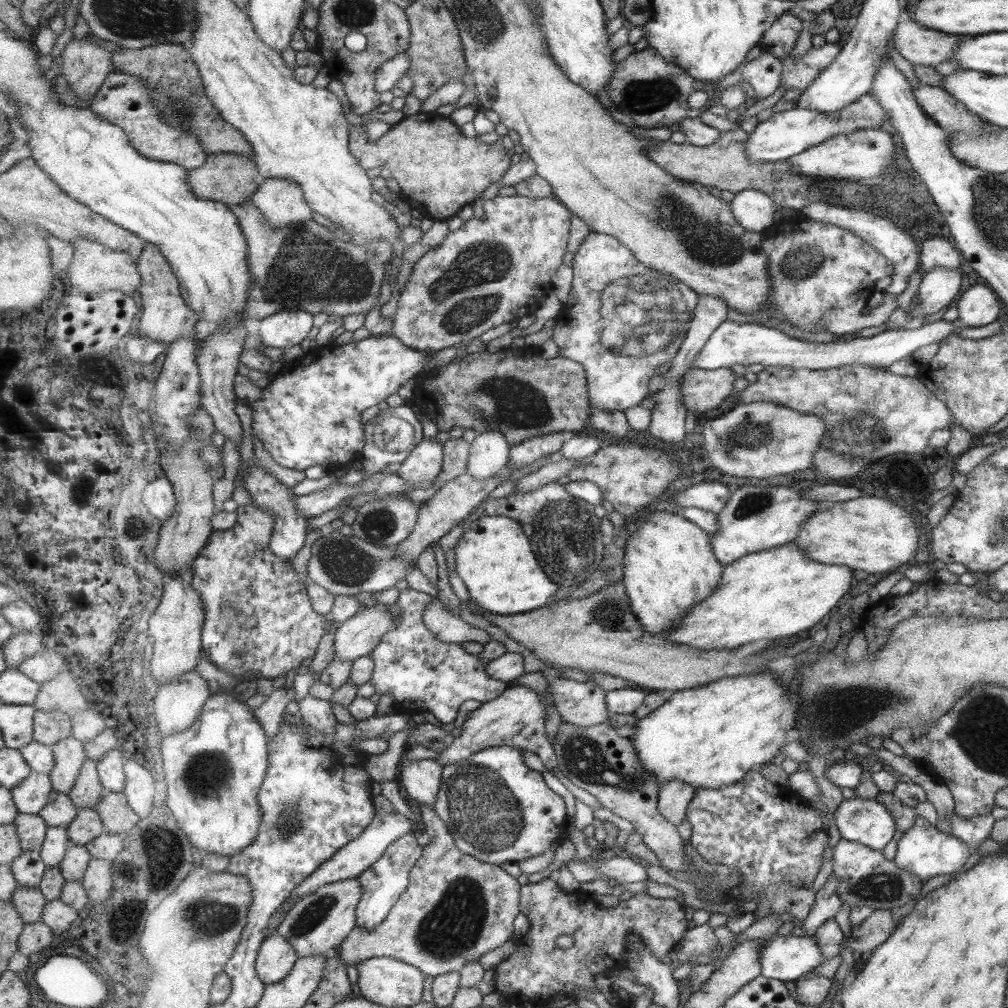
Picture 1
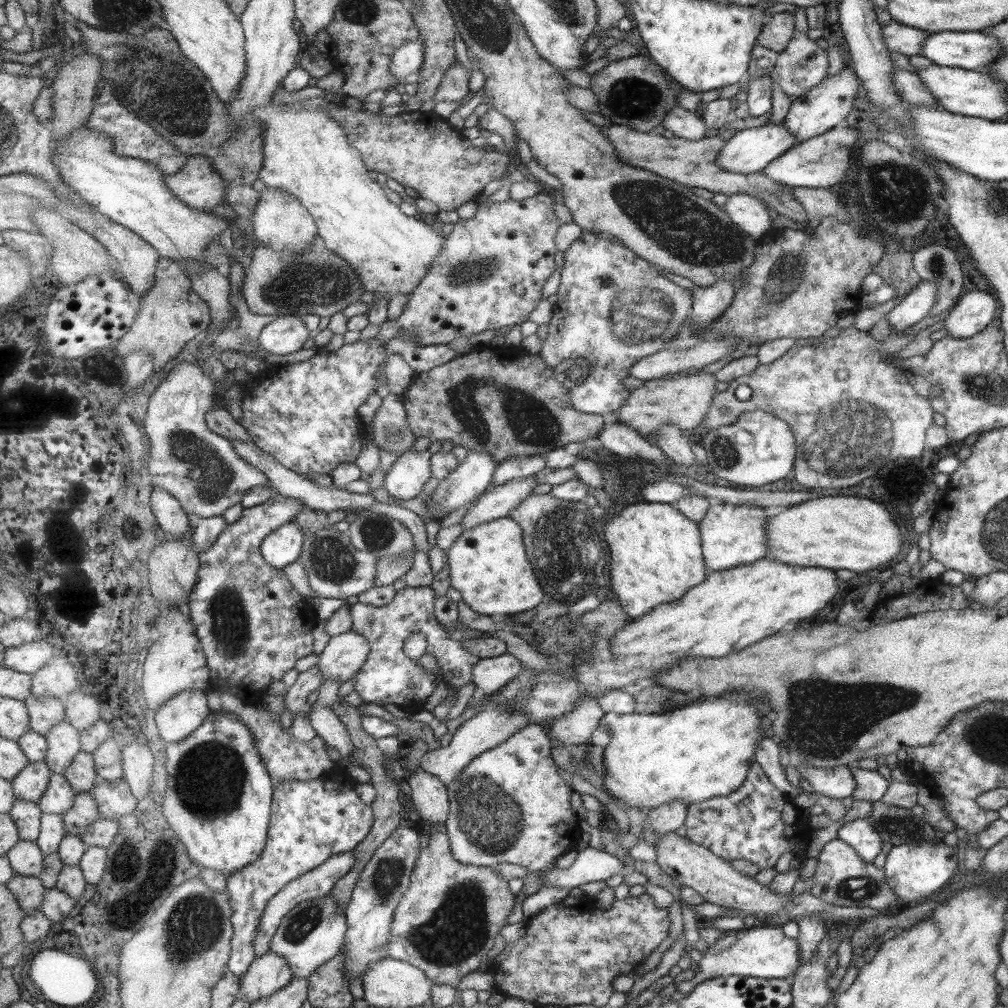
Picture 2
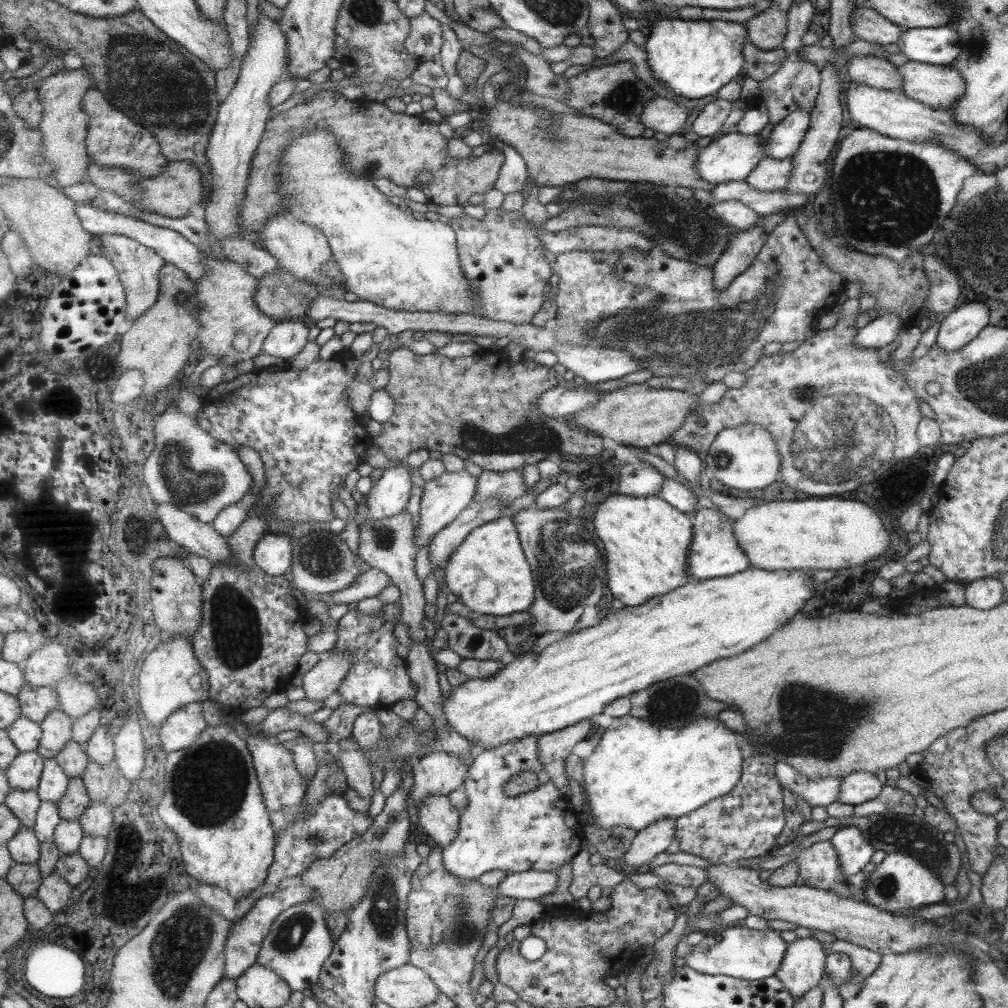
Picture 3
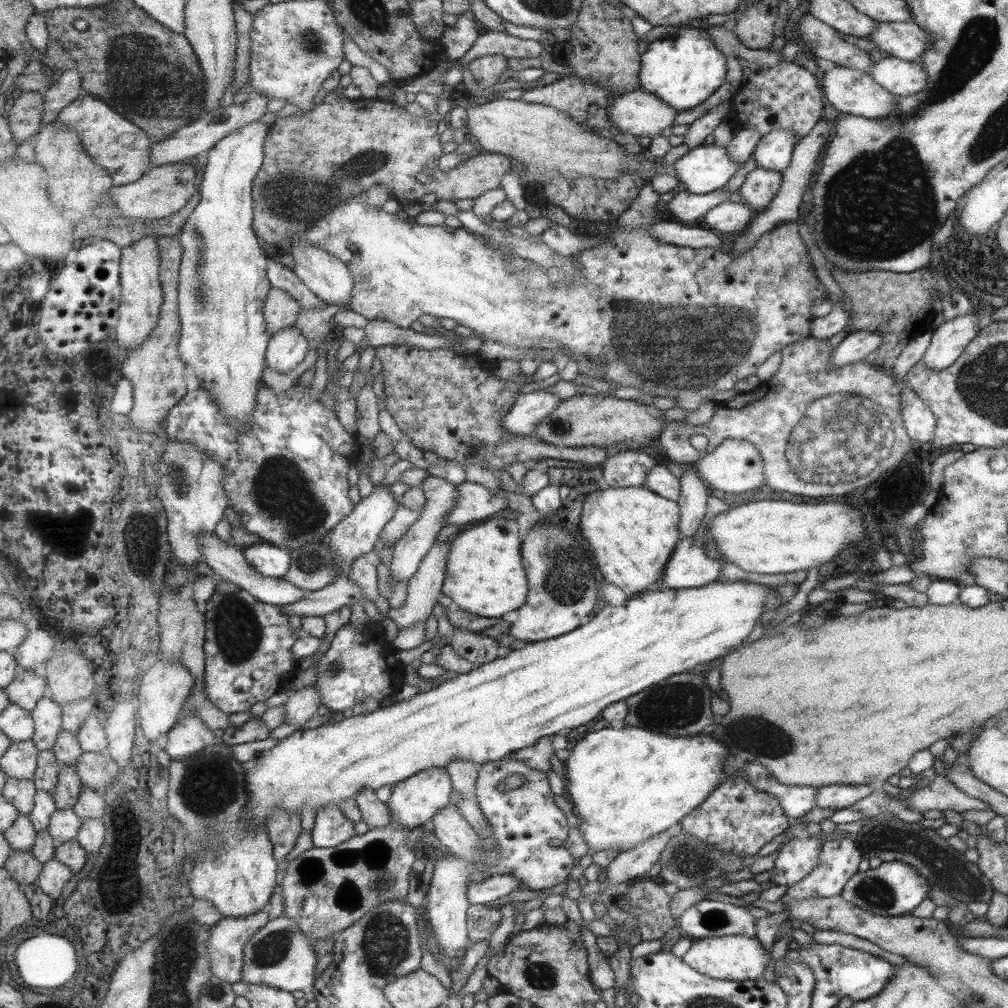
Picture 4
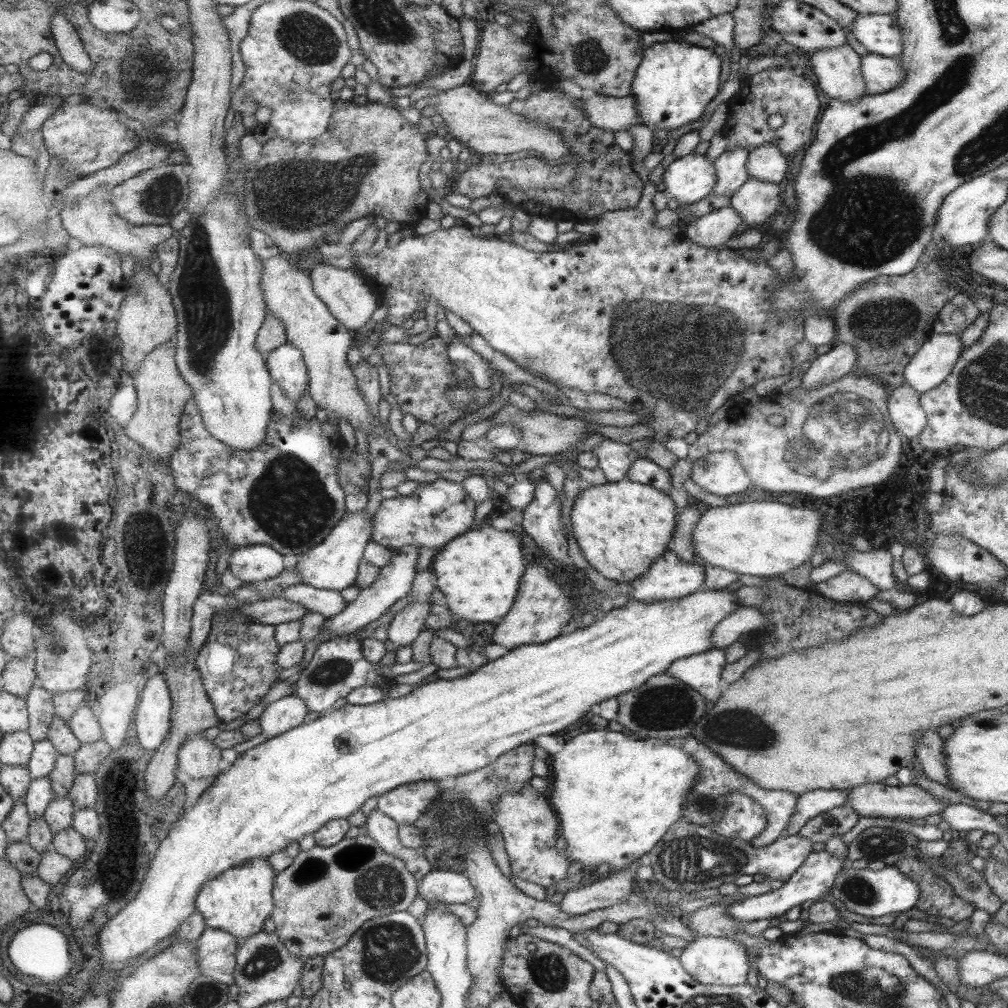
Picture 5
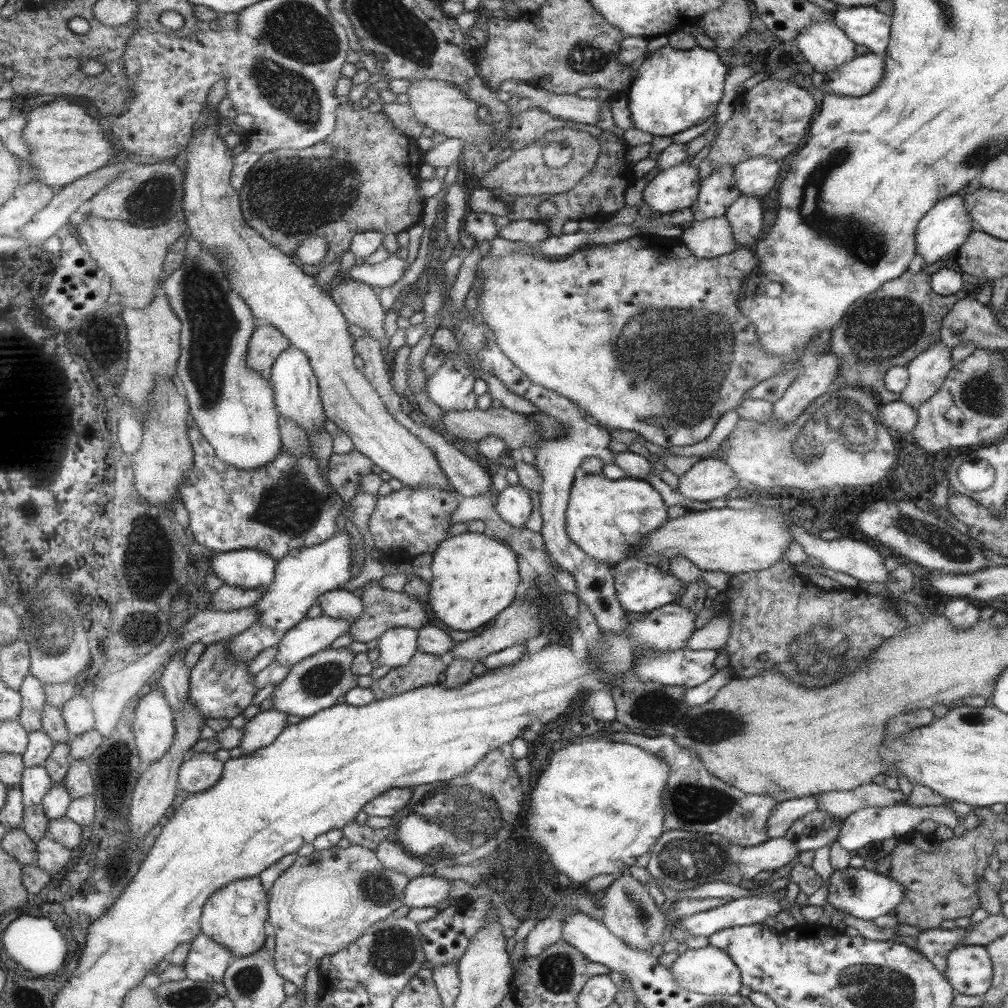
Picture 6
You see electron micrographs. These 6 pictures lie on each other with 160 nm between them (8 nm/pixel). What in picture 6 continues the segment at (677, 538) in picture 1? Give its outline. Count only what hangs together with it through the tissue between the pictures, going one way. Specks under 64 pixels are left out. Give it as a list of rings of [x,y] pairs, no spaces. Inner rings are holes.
[[[579,470],[568,508],[568,533],[589,556],[615,568],[617,563],[636,554],[638,544],[661,527],[667,517],[668,510],[659,494],[640,478],[611,480],[602,473],[591,475]]]

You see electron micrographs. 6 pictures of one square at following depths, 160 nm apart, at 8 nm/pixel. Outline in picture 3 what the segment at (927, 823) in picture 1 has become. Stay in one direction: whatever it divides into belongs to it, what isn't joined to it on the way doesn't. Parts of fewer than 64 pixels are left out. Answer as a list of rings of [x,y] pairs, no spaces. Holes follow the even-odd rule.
[[[890,852],[871,873],[868,873],[861,896],[864,903],[875,906],[883,912],[890,913],[901,909],[911,909],[916,912],[926,905],[945,902],[943,888],[941,880],[925,864],[905,853]]]

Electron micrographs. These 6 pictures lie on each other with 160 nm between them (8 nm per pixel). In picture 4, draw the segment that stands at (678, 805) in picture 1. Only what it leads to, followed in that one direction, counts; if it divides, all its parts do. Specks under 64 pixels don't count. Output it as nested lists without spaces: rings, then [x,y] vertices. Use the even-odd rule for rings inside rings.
[[[672,830],[659,832],[657,836],[649,836],[637,848],[619,853],[619,856],[604,868],[608,882],[625,884],[633,878],[644,876],[653,864],[658,862],[658,856],[671,839]]]

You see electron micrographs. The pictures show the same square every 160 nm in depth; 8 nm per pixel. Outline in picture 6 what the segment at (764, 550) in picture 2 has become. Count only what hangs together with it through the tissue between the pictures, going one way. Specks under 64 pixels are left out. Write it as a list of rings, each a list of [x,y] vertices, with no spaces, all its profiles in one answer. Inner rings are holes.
[[[629,557],[617,563],[614,568],[616,576],[616,589],[620,596],[624,609],[641,614],[655,611],[659,607],[675,602],[676,598],[683,591],[684,585],[669,571],[661,572],[659,568],[651,564],[637,560],[637,557]]]

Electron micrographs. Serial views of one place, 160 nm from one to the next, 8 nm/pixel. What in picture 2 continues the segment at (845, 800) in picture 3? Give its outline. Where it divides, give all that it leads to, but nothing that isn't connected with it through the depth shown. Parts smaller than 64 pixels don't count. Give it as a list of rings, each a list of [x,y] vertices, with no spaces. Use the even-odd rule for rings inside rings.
[[[855,764],[848,767],[849,772],[852,772],[853,779],[856,780],[856,788],[853,789],[851,798],[856,800],[864,800],[870,802],[880,801],[885,795],[889,780],[886,780],[873,770],[862,770]]]

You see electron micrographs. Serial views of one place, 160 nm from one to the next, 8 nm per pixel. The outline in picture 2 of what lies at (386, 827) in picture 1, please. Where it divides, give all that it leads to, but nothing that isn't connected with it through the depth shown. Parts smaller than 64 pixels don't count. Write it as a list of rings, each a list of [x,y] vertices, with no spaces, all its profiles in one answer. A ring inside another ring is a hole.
[[[355,850],[346,853],[339,853],[329,857],[320,867],[314,868],[311,872],[301,875],[299,879],[292,880],[291,883],[284,886],[284,890],[277,896],[274,896],[268,902],[268,908],[261,920],[261,927],[259,927],[259,936],[256,940],[257,956],[266,955],[271,951],[271,943],[283,923],[285,916],[289,915],[290,911],[293,911],[299,904],[305,902],[305,900],[315,900],[315,898],[321,898],[321,896],[330,895],[336,886],[336,882],[341,880],[349,871],[356,866],[358,856]]]

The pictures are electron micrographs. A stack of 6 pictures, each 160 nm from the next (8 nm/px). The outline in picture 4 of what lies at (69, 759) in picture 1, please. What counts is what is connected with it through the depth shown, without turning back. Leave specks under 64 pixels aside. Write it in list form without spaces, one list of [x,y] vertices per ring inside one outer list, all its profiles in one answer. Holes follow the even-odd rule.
[[[48,695],[38,702],[32,715],[36,720],[36,735],[33,740],[37,748],[41,751],[52,750],[64,731],[64,708]]]

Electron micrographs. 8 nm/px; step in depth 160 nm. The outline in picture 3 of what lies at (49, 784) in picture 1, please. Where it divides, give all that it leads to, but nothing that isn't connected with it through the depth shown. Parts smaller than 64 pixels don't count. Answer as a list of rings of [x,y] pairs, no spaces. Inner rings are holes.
[[[22,752],[7,771],[12,791],[38,791],[45,769],[45,758],[38,752]]]

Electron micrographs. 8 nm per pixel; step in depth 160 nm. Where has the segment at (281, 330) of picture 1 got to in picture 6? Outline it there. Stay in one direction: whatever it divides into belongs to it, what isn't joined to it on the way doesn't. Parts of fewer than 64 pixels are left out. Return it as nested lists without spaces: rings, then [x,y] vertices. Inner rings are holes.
[[[293,346],[285,350],[277,358],[277,362],[273,366],[273,376],[271,376],[270,380],[274,388],[278,412],[281,416],[295,422],[306,433],[324,430],[325,421],[329,420],[329,418],[323,408],[320,384],[309,357],[303,351]]]

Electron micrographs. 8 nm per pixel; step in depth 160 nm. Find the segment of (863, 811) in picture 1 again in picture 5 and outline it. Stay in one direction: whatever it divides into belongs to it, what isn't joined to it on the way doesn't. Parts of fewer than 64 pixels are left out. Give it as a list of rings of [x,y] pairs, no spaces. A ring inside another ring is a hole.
[[[825,849],[818,852],[812,851],[808,858],[804,860],[804,864],[779,888],[760,896],[747,897],[742,902],[726,906],[725,916],[745,922],[777,918],[794,906],[801,905],[807,900],[808,902],[817,901],[821,896],[829,894],[835,877],[847,866],[849,866],[849,863],[846,860],[846,856],[843,859],[838,859],[836,856],[830,855]]]

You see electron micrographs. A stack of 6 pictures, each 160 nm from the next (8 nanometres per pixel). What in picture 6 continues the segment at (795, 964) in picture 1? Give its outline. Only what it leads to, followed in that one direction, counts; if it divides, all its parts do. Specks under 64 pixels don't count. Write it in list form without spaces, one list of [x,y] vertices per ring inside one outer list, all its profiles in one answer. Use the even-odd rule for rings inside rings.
[[[709,944],[697,949],[682,948],[668,969],[681,988],[702,995],[724,995],[725,993],[734,995],[742,984],[740,969],[728,952]]]

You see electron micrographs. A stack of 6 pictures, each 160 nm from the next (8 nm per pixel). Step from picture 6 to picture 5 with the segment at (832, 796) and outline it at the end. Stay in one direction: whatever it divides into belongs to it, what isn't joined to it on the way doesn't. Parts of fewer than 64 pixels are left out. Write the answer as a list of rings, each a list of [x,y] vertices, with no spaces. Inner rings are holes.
[[[911,782],[907,786],[900,784],[897,786],[886,786],[883,783],[868,783],[861,787],[854,787],[853,789],[847,790],[845,806],[849,806],[851,810],[855,810],[859,816],[891,820],[895,818],[924,819],[925,816],[941,813],[948,804],[943,804],[943,802],[935,800],[929,792],[926,792],[923,788],[919,788],[919,786]]]

